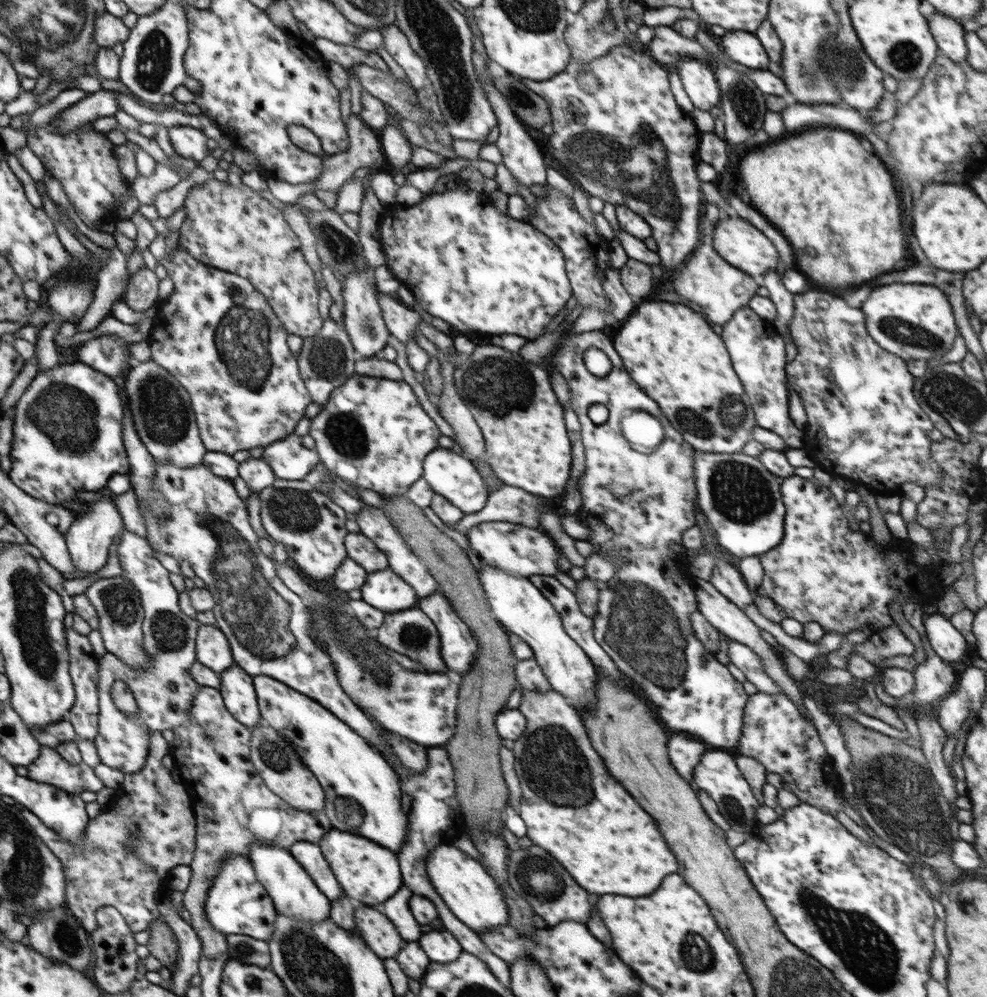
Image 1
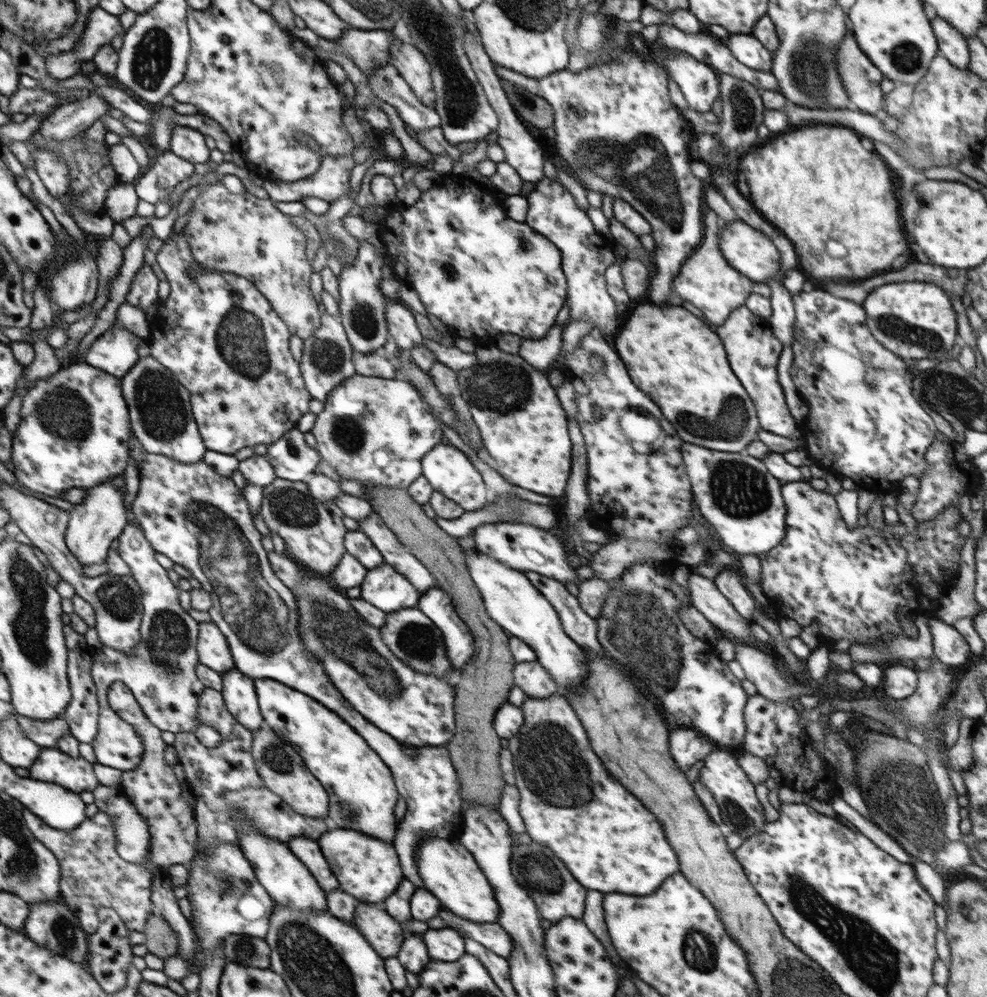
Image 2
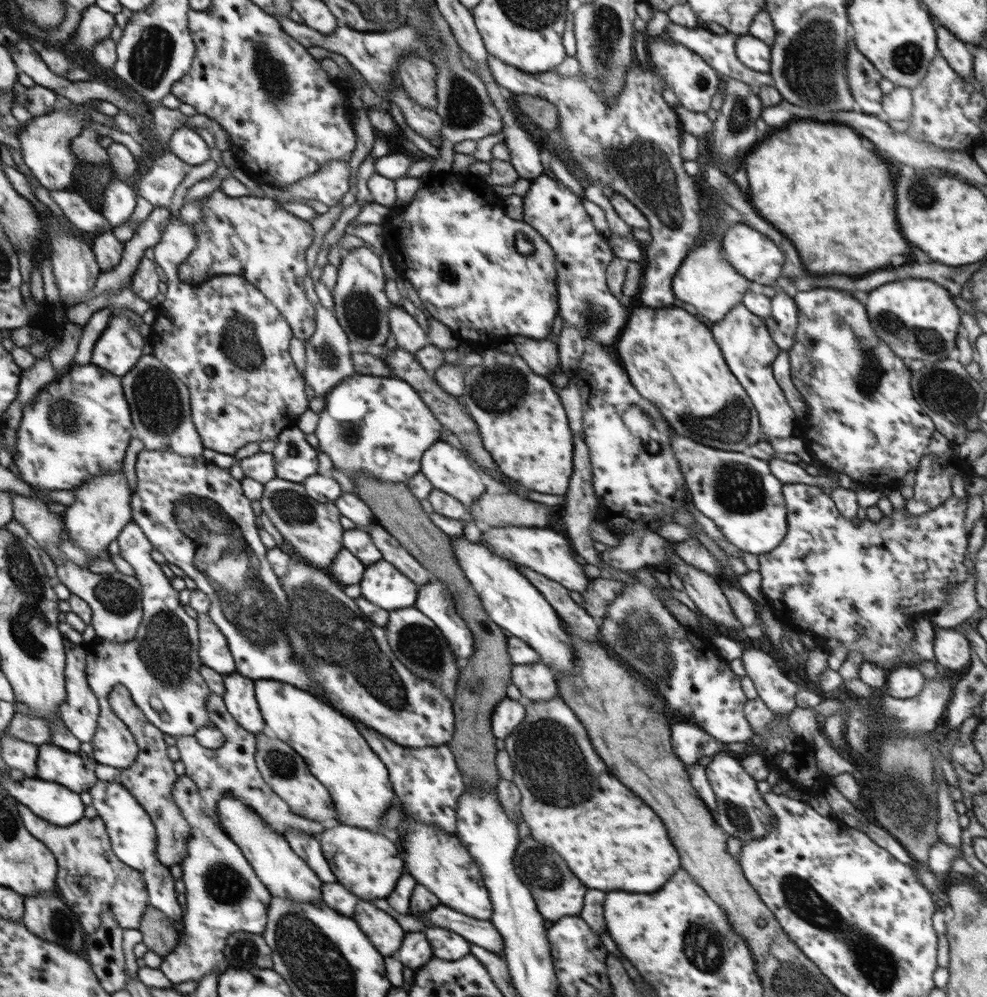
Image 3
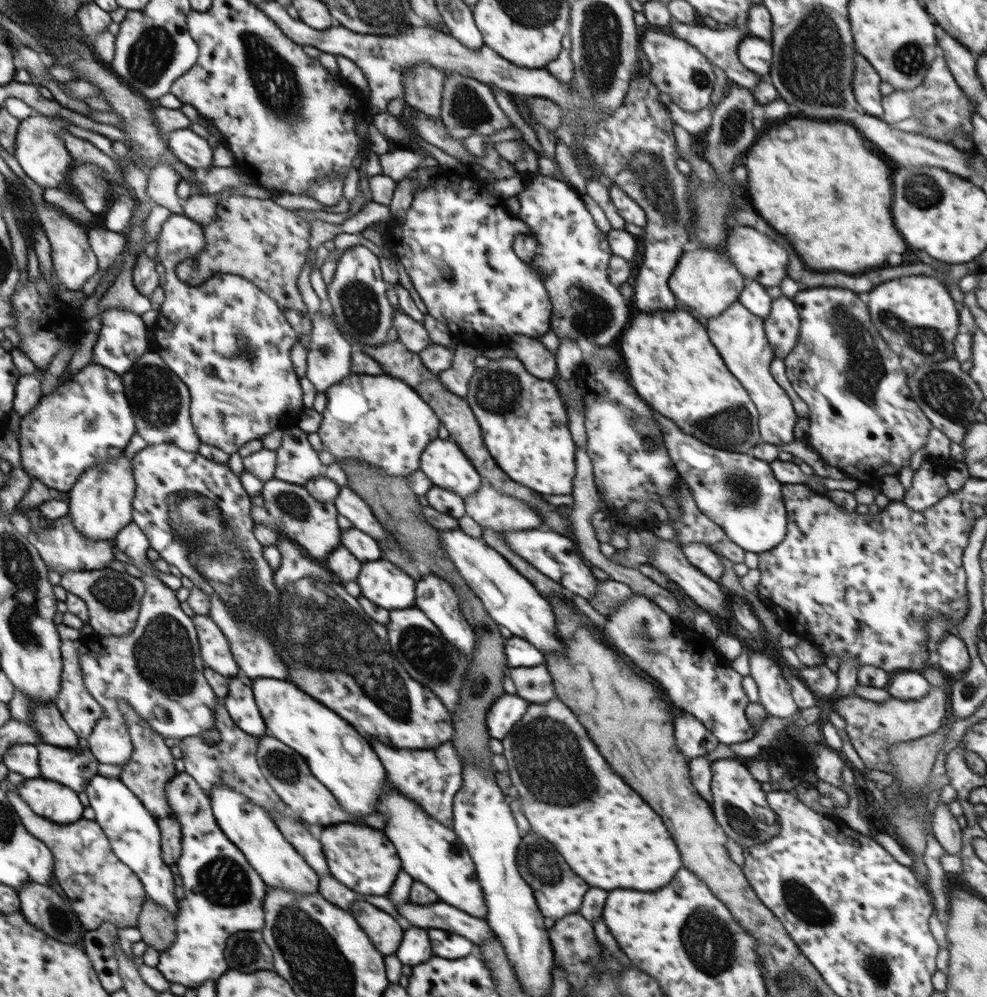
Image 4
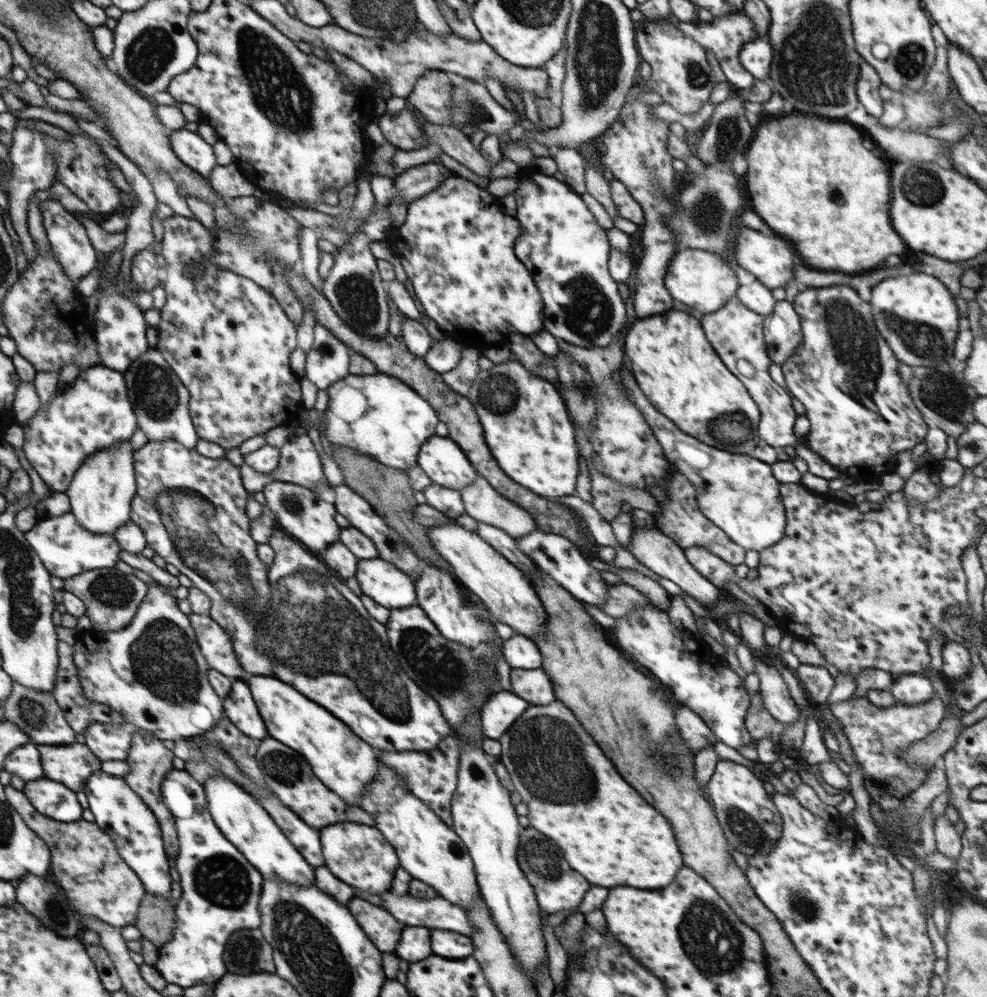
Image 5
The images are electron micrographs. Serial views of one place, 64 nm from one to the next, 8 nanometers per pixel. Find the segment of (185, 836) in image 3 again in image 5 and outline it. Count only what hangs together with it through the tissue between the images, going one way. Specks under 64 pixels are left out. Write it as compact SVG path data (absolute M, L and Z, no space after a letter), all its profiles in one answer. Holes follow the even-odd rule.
M138 731L137 734L133 735L132 750L129 752L127 760L130 771L125 775L125 780L153 809L153 812L158 816L158 820L162 820L162 834L166 834L166 852L170 852L170 857L178 857L180 845L178 832L174 825L175 818L172 817L170 810L165 805L161 793L162 781L165 779L167 772L173 768L173 760L174 754L164 747L159 738L156 738L150 731Z

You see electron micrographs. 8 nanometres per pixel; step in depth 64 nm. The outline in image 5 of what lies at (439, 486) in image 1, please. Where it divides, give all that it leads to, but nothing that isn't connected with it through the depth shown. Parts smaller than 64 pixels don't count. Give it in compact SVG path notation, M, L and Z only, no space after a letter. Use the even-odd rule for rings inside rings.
M431 436L419 450L417 464L432 483L456 491L472 485L478 475L462 449L448 436Z

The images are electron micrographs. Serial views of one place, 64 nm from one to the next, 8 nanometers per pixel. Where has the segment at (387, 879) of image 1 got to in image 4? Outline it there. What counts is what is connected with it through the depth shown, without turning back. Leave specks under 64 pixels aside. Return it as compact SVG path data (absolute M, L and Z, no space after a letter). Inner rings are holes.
M344 822L330 826L326 830L320 829L322 836L318 840L322 842L324 856L328 860L332 876L342 882L344 886L352 888L358 894L366 896L384 896L390 892L396 876L400 872L400 857L390 839L377 829L366 826L354 826Z

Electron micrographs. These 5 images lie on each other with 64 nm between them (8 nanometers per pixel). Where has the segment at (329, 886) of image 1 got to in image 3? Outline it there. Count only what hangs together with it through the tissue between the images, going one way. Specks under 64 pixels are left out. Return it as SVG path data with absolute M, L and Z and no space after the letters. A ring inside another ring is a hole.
M286 829L285 839L291 849L316 873L322 882L336 882L336 876L332 874L317 836L302 833L294 829Z

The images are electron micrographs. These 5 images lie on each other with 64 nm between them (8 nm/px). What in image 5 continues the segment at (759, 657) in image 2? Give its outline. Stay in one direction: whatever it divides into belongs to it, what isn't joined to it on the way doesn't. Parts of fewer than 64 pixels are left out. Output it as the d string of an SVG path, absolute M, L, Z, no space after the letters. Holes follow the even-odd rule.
M756 657L753 674L760 679L759 694L764 701L764 709L780 723L795 724L800 718L801 709L791 698L778 669Z

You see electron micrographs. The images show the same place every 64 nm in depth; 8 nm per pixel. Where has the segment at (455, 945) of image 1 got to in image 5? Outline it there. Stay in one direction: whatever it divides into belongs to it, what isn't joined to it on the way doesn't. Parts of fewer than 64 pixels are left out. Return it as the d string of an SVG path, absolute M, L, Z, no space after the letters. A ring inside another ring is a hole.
M432 929L431 949L436 956L447 959L463 959L473 953L473 940L450 930Z

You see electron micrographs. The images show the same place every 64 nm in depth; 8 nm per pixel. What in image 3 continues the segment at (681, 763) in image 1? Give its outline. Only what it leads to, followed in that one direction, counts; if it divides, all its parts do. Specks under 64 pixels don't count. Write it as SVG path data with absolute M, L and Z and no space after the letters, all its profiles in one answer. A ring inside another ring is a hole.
M678 722L671 728L671 741L674 755L688 768L704 756L716 755L726 746L718 743L705 730L690 722Z

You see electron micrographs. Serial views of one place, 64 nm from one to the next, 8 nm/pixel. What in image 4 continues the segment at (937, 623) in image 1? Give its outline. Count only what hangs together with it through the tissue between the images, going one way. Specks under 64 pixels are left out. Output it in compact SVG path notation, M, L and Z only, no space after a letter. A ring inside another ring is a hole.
M948 631L939 640L937 646L939 661L937 667L949 674L961 674L970 666L970 656L966 643L956 635L955 631Z

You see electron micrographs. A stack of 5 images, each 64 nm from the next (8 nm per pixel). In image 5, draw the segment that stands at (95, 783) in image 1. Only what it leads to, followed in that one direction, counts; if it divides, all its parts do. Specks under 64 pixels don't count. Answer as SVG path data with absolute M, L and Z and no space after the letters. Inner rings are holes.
M37 744L44 777L65 784L74 792L85 790L90 776L100 771L101 760L86 744Z

